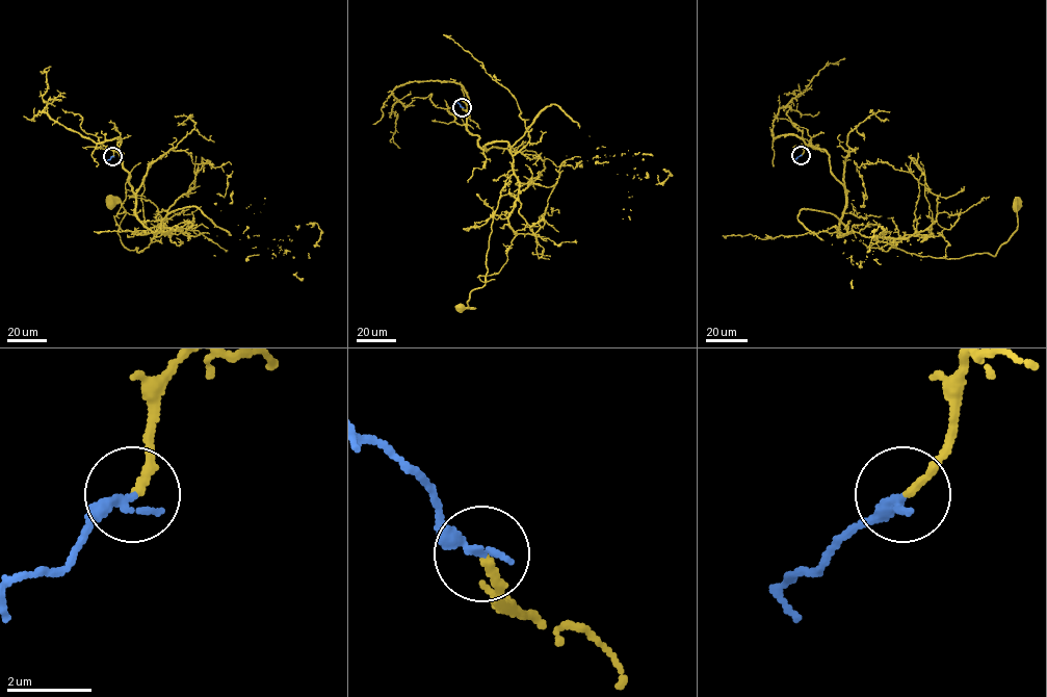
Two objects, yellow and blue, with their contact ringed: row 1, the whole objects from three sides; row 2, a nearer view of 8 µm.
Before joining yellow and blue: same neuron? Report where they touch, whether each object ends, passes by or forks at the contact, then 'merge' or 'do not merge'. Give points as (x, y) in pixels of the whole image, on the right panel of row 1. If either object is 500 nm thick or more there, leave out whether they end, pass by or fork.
place (801, 155); yellow ends; blue ends; merge

